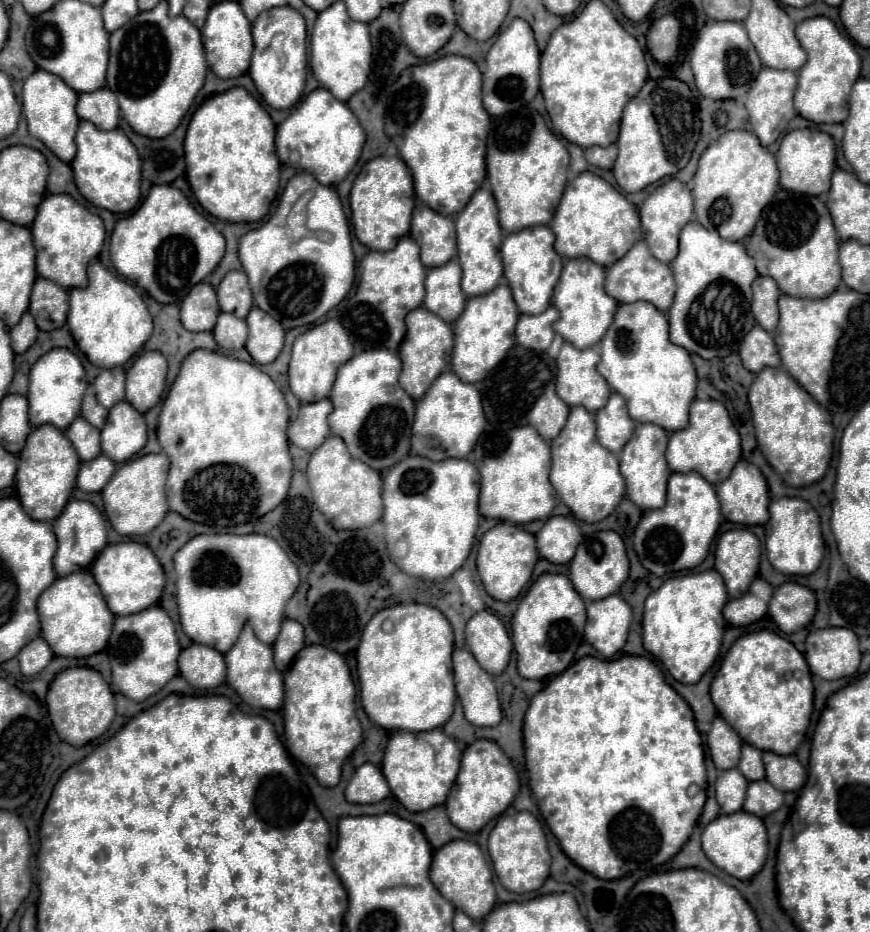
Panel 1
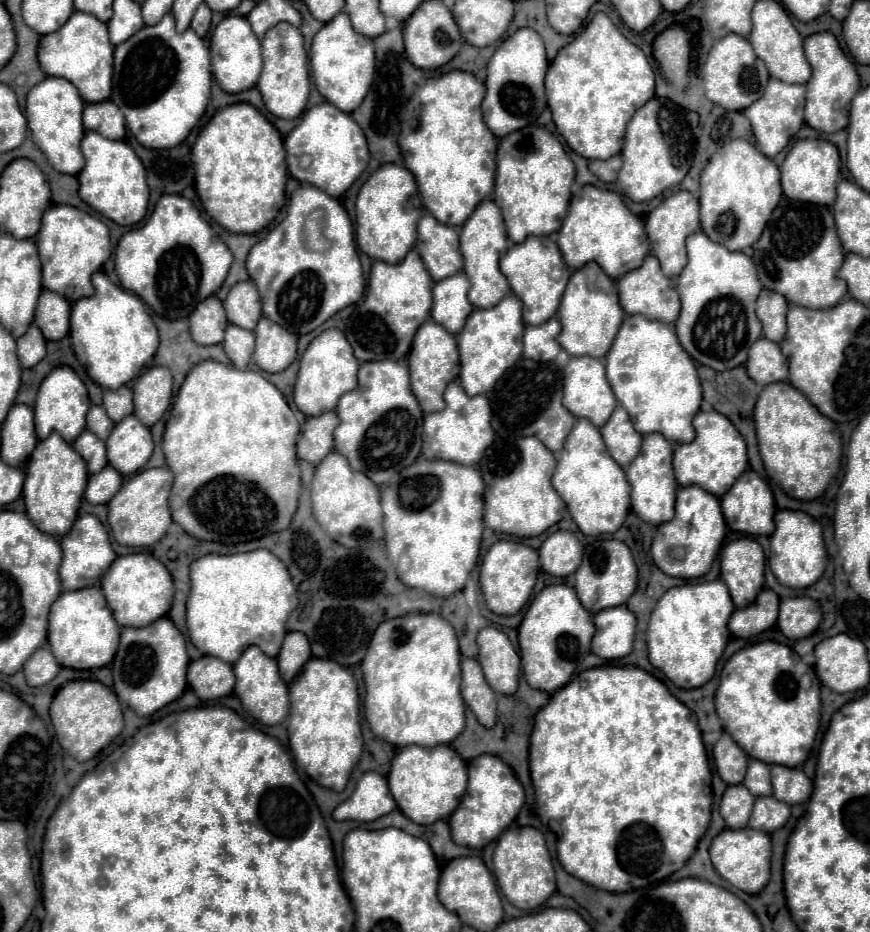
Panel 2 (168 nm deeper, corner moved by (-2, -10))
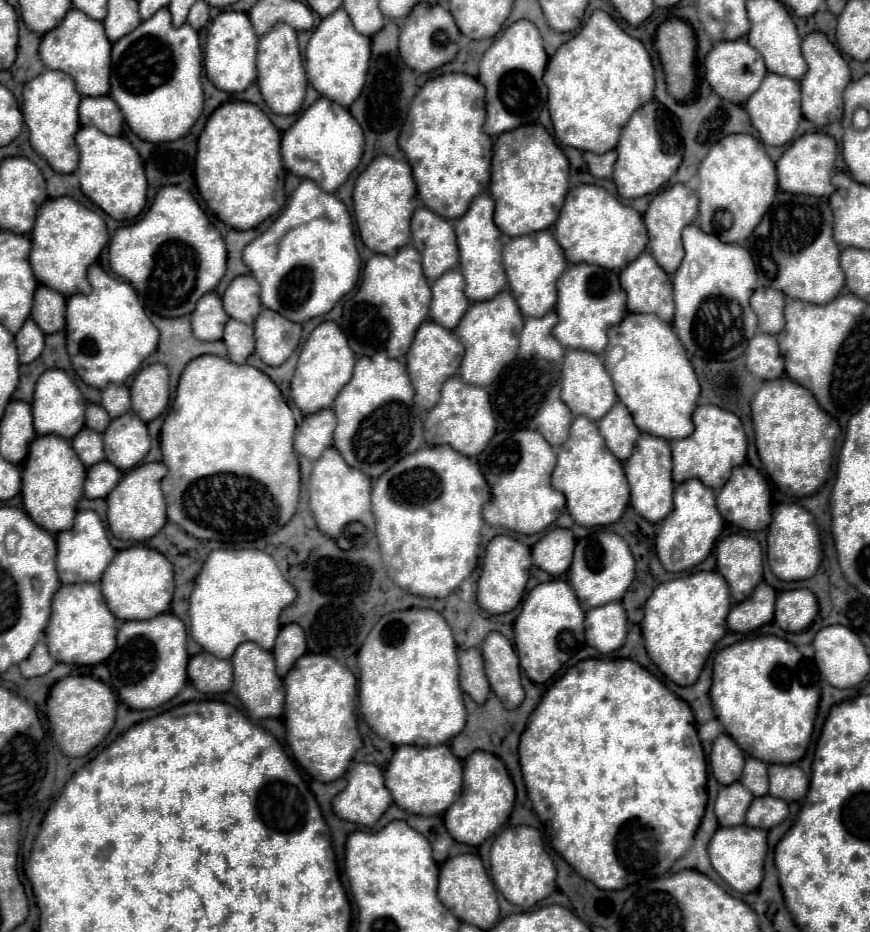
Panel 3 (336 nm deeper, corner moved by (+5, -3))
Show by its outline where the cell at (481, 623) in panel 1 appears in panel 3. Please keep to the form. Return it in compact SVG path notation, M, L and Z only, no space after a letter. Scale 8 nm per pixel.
M491 632L481 644L481 652L485 656L485 670L491 690L499 696L507 710L517 708L523 702L525 692L521 686L519 658L511 642L503 634Z

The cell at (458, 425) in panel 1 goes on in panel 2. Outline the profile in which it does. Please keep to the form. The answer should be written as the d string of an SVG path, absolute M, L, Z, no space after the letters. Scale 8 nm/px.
M452 381L444 391L446 407L436 413L424 415L424 433L422 433L422 457L424 459L444 459L460 465L476 465L484 451L494 441L494 429L490 425L492 411L484 395L468 397L458 381Z

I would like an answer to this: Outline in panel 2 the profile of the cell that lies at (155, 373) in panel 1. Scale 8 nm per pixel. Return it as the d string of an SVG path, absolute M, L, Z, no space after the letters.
M166 367L146 369L134 383L134 415L152 427L170 407L172 375Z

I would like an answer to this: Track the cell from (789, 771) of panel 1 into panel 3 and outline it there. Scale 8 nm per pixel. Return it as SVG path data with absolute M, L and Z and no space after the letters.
M771 764L769 766L769 794L785 802L801 800L807 794L809 778L795 764Z

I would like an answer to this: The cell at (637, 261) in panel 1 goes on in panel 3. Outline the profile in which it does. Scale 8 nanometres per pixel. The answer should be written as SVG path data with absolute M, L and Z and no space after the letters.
M643 252L633 264L621 270L621 288L627 294L627 310L641 314L657 314L661 320L671 322L673 284L663 268L649 252Z

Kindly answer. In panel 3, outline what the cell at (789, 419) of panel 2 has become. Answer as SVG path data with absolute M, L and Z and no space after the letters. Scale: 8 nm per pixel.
M787 376L763 382L751 402L751 414L755 446L775 486L783 494L797 498L817 492L831 468L835 438L839 434L837 420L833 416L829 420L815 396Z

